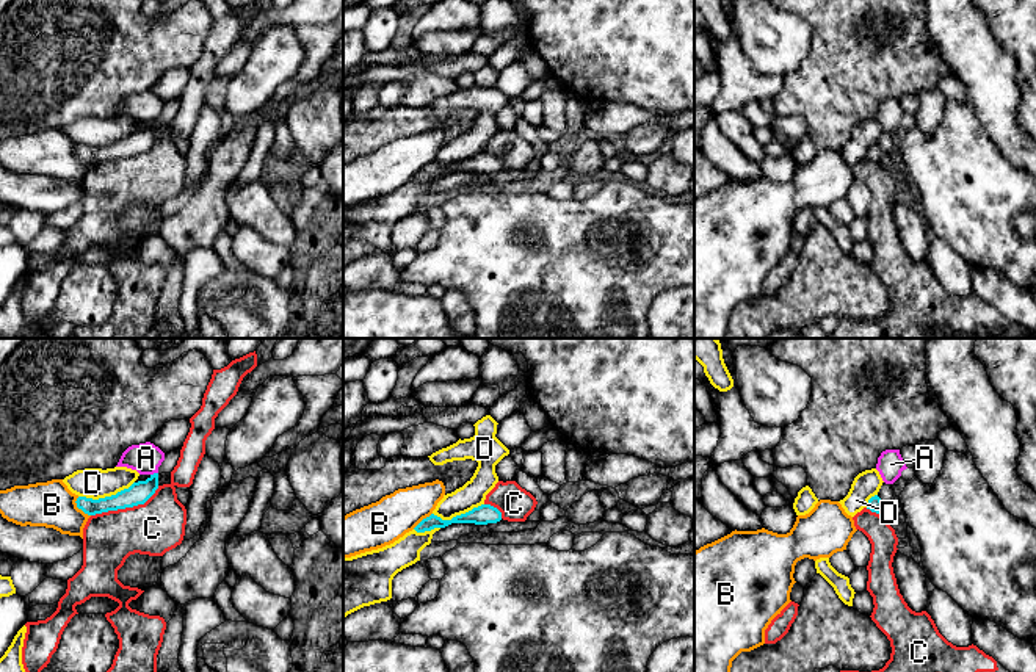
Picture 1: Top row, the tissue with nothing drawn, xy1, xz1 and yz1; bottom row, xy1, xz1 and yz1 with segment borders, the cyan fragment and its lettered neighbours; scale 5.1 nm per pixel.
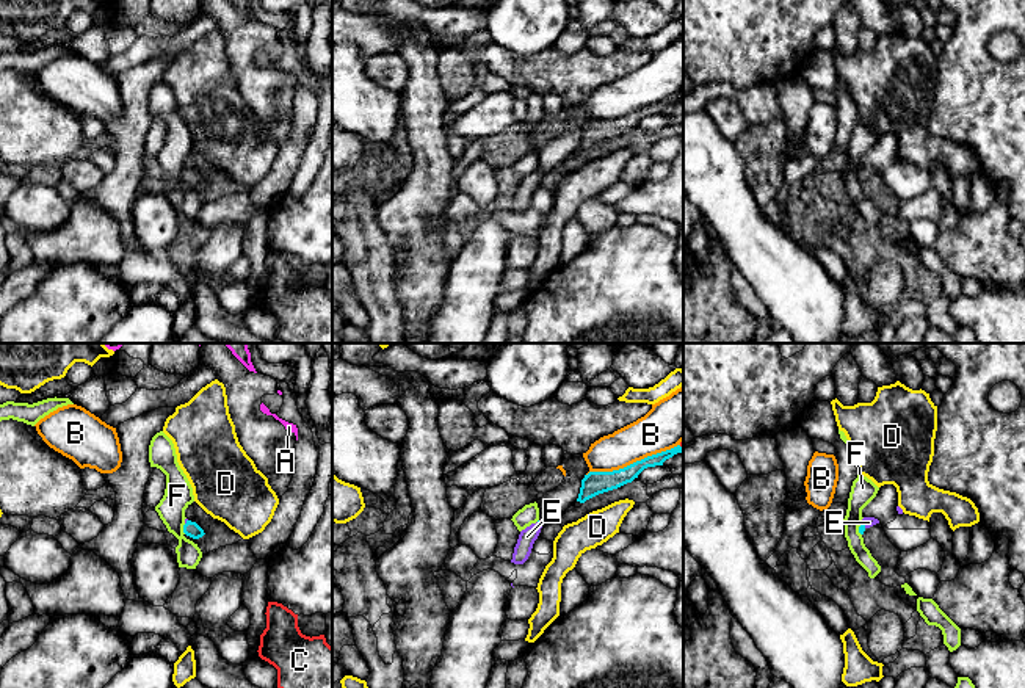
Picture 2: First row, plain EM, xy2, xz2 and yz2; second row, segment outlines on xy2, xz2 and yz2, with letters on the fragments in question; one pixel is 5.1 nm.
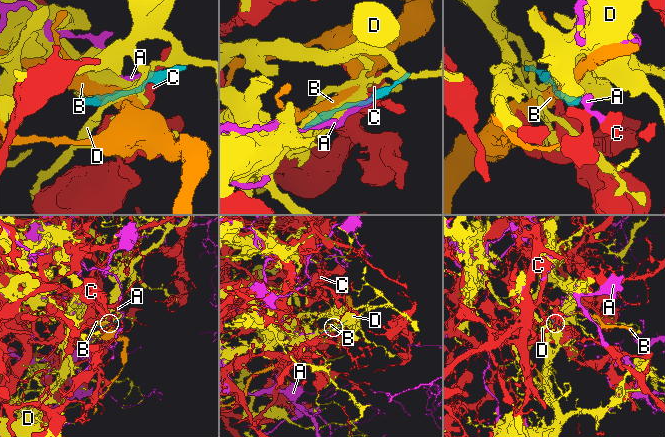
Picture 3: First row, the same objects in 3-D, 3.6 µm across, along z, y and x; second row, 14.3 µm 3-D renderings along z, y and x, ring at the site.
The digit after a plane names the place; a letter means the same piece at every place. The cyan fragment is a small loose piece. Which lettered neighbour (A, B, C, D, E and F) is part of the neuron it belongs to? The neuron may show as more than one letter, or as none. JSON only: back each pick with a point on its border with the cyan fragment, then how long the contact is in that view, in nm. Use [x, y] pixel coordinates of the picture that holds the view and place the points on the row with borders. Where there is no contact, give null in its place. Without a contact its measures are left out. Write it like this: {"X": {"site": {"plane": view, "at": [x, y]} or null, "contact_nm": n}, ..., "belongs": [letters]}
{"E": {"site": {"plane": "xz2", "at": [539, 522]}, "contact_nm": 40}, "belongs": ["E"]}

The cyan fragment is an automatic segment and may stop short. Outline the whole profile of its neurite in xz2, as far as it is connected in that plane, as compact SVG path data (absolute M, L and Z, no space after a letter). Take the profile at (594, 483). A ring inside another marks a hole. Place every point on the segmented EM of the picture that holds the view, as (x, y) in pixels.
M680 445L647 456L641 461L636 461L624 469L619 470L613 470L613 472L589 472L588 475L585 475L585 478L581 480L581 487L580 487L580 494L577 502L585 503L586 500L618 489L627 483L632 483L635 478L638 478L638 475L647 469L647 467L655 467L655 465L663 465L663 462L669 458L672 458L677 453L683 453L683 448Z

